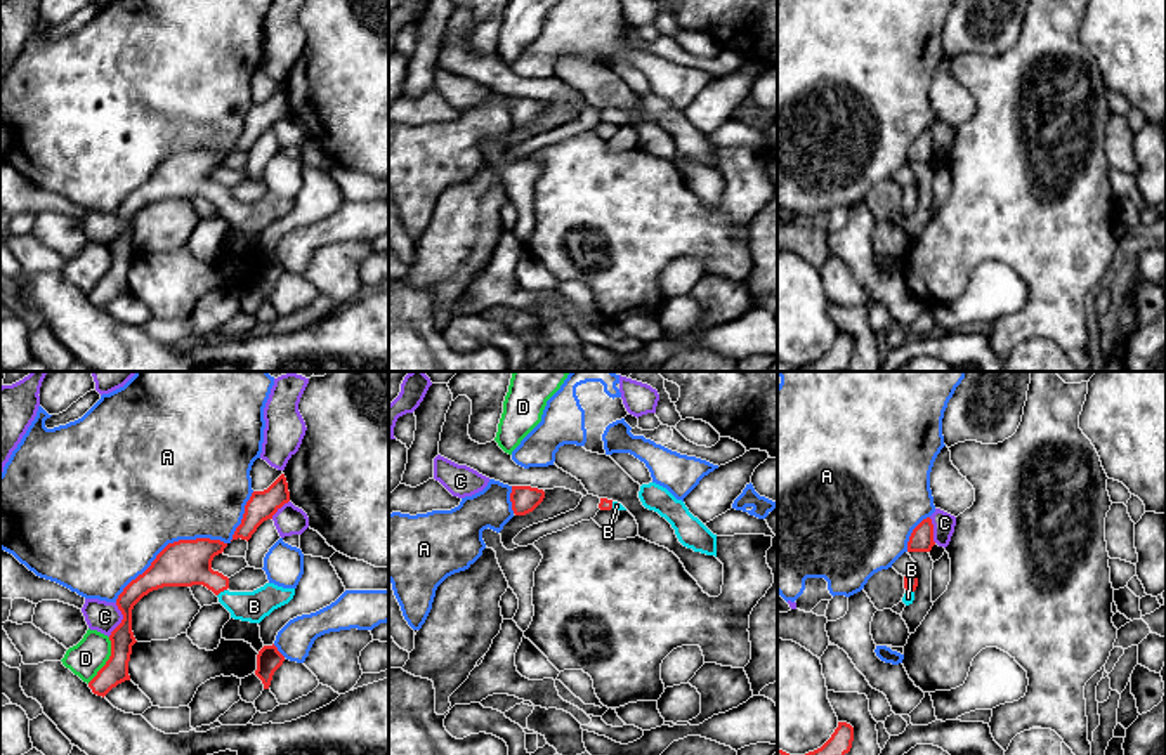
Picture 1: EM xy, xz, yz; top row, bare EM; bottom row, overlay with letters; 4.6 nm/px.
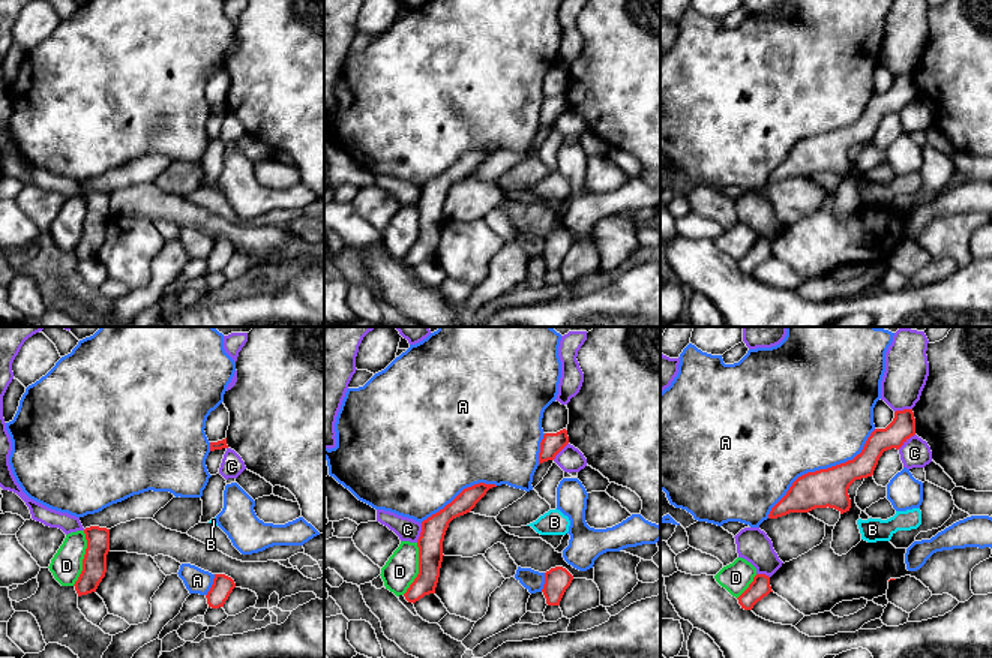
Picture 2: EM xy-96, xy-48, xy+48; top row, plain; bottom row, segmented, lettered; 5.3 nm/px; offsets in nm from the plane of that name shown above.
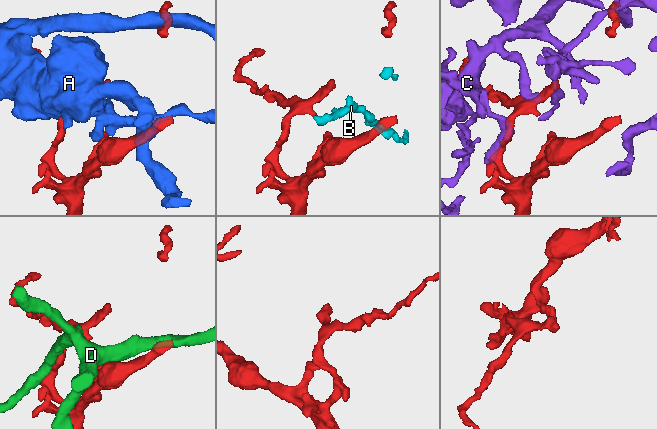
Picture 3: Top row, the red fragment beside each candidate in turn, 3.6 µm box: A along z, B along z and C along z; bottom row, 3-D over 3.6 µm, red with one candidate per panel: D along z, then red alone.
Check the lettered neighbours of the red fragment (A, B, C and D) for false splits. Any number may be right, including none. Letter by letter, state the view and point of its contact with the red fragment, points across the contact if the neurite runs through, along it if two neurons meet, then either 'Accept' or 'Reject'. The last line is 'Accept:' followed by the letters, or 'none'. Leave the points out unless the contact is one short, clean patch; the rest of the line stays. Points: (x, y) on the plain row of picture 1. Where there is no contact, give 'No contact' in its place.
A: Touches red at xy (167, 157). Reject
B: Touches red at xy (221, 202). Path across: xy (184, 174), (189, 174), (221, 202), (235, 214), (254, 217). Accept
C: Touches red at xy (122, 231). Reject
D: Touches red at xy (108, 271). Reject
Accept: B

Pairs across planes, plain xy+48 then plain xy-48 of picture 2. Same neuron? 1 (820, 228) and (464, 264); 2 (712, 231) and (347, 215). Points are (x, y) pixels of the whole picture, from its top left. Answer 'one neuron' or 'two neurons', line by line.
1: one neuron
2: one neuron

